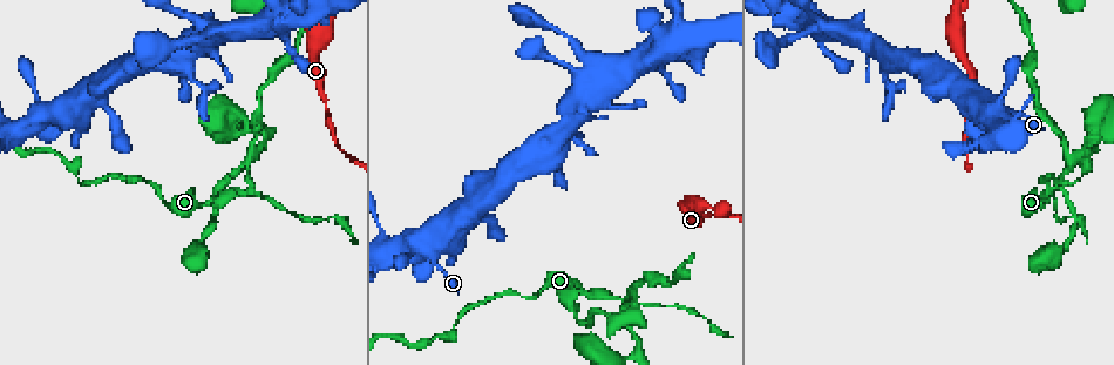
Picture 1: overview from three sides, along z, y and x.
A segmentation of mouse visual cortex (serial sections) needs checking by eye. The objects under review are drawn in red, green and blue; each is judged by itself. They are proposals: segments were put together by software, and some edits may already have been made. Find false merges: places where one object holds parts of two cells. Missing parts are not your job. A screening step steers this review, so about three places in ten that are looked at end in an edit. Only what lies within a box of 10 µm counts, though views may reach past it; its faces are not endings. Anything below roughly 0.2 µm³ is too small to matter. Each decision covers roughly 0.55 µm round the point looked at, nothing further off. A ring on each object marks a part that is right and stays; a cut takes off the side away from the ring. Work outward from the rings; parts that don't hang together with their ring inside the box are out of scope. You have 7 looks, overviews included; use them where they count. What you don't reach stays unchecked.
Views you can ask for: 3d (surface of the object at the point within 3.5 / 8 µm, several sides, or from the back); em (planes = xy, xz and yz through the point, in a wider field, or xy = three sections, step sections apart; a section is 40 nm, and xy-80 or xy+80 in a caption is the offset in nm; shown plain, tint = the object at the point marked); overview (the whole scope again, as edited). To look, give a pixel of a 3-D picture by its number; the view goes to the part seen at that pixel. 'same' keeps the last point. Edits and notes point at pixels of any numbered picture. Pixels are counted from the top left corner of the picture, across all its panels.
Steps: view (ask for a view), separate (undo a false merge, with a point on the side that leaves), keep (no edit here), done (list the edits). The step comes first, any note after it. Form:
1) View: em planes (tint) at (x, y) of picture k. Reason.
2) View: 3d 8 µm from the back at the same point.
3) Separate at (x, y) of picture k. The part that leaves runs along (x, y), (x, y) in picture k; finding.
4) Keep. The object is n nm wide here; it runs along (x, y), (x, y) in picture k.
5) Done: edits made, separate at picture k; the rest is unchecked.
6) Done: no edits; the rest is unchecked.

View: 3d 3.5 µm at (433, 250) of picture 1. Thin neck.

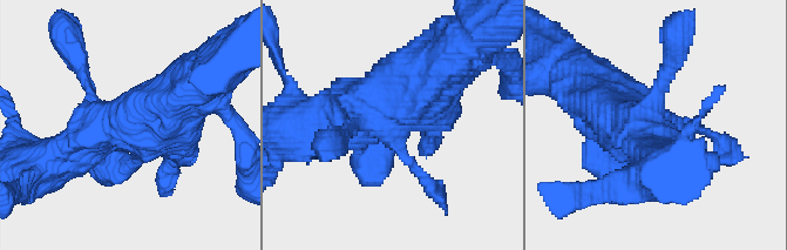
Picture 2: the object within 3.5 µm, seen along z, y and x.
View: em xy step 2 (tint) at (392, 123) of picture 2. Need the tissue.

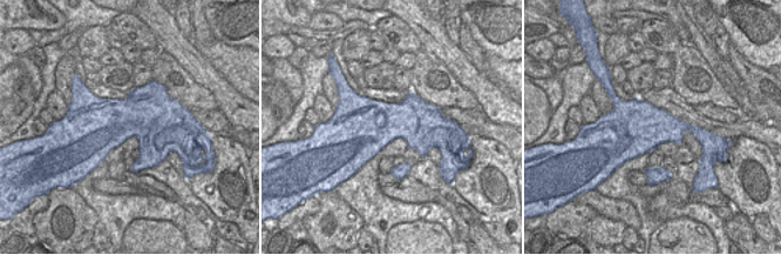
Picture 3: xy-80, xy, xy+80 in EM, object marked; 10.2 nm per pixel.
Keep. It runs along (718, 139), (598, 99) in picture 2; one cell here.

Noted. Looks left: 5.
View: 3d 3.5 µm at (340, 150) of picture 1.

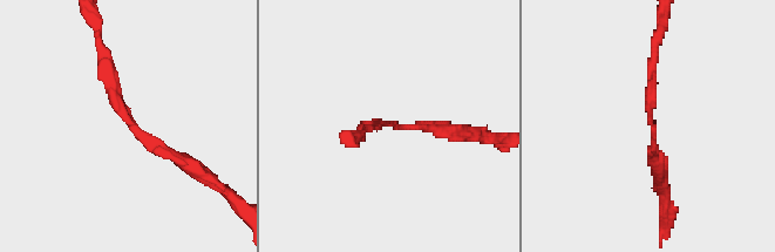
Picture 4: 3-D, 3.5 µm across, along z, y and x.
View: em xy step 2 (tint) at (128, 121) of picture 4. Shape alone is not enough.

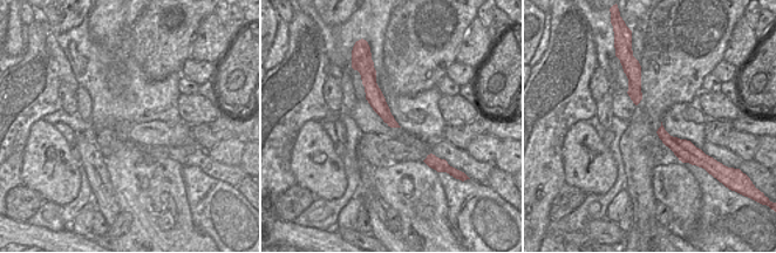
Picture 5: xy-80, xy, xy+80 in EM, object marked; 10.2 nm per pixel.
Keep. It runs along (102, 49), (117, 110), (178, 164) in picture 4; all the same cell.

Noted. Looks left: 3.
View: 3d 8 µm at (703, 204) of picture 1. Abrupt turn.

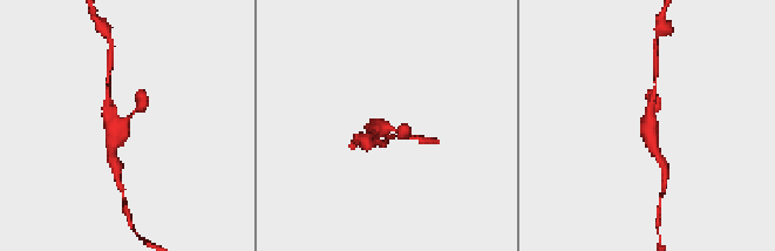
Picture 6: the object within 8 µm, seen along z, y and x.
View: em xy step 3 (tint) at the same point.

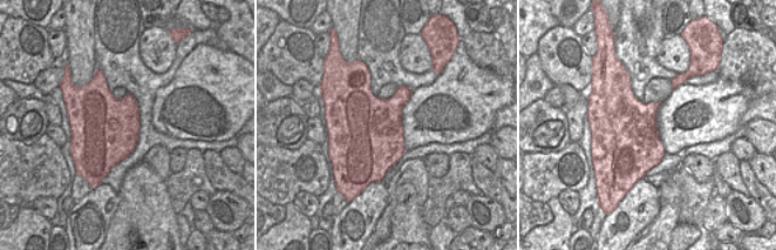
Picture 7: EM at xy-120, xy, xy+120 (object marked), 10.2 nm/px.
Keep. It runs along (113, 158), (115, 131), (142, 103) in picture 6; continuous, no second cell.

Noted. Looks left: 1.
Done: no edits; the rest is unchecked.

